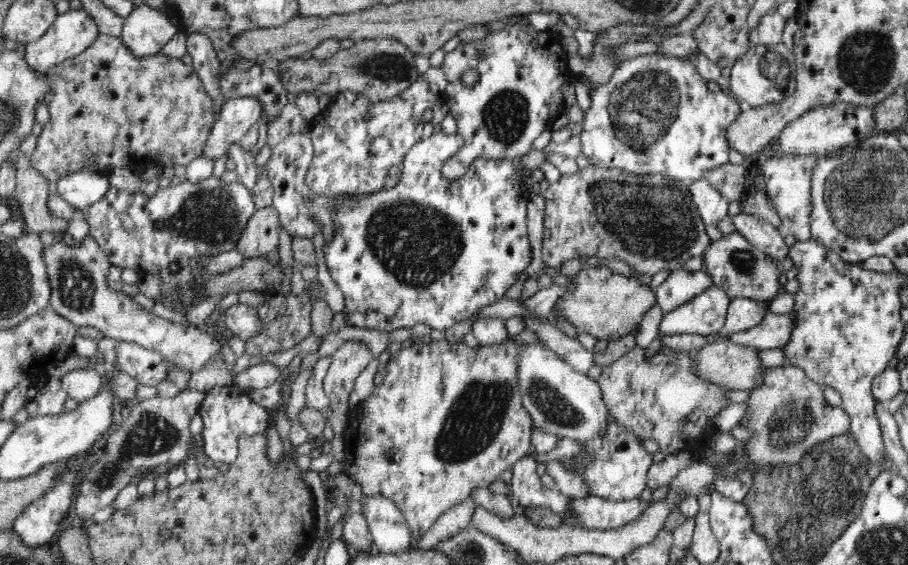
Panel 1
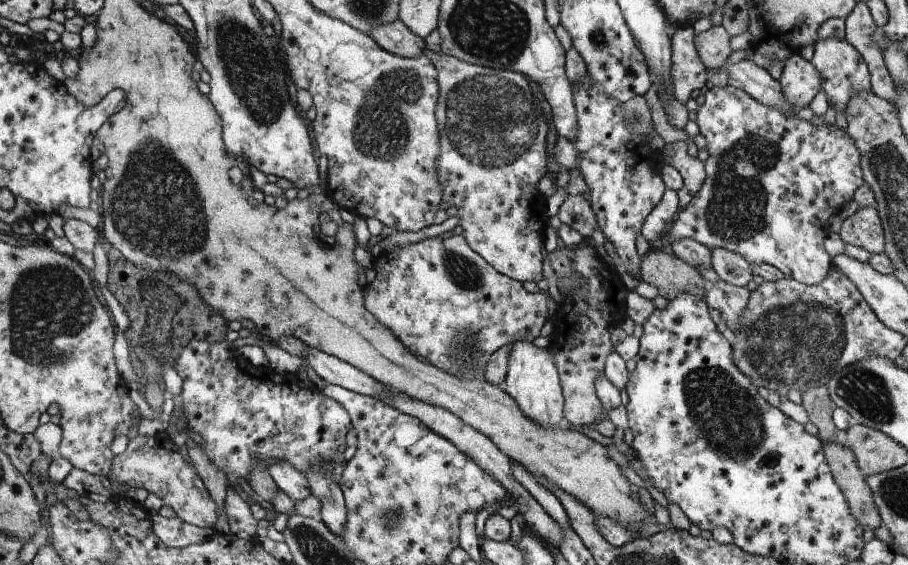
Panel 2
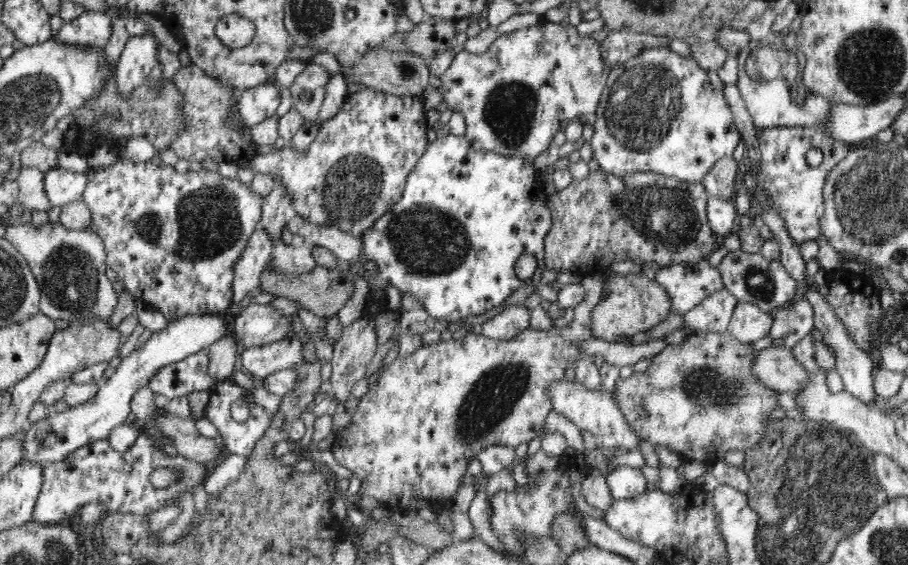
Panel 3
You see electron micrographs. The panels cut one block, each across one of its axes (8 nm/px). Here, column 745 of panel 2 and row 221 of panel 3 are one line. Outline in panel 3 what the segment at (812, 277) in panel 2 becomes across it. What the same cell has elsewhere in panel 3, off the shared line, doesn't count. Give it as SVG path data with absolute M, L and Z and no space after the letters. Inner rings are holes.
M117 158L114 165L108 167L96 167L86 171L86 188L84 189L82 201L91 212L90 229L103 240L107 267L112 268L117 278L122 280L126 289L134 298L140 298L162 311L169 321L184 319L188 315L202 316L217 314L220 310L228 308L233 302L232 279L234 276L234 265L244 250L250 235L256 230L260 220L263 199L254 191L250 184L236 179L222 177L220 173L201 169L200 171L187 171L178 173L174 166L156 166L150 160L145 162L134 162L125 158Z

